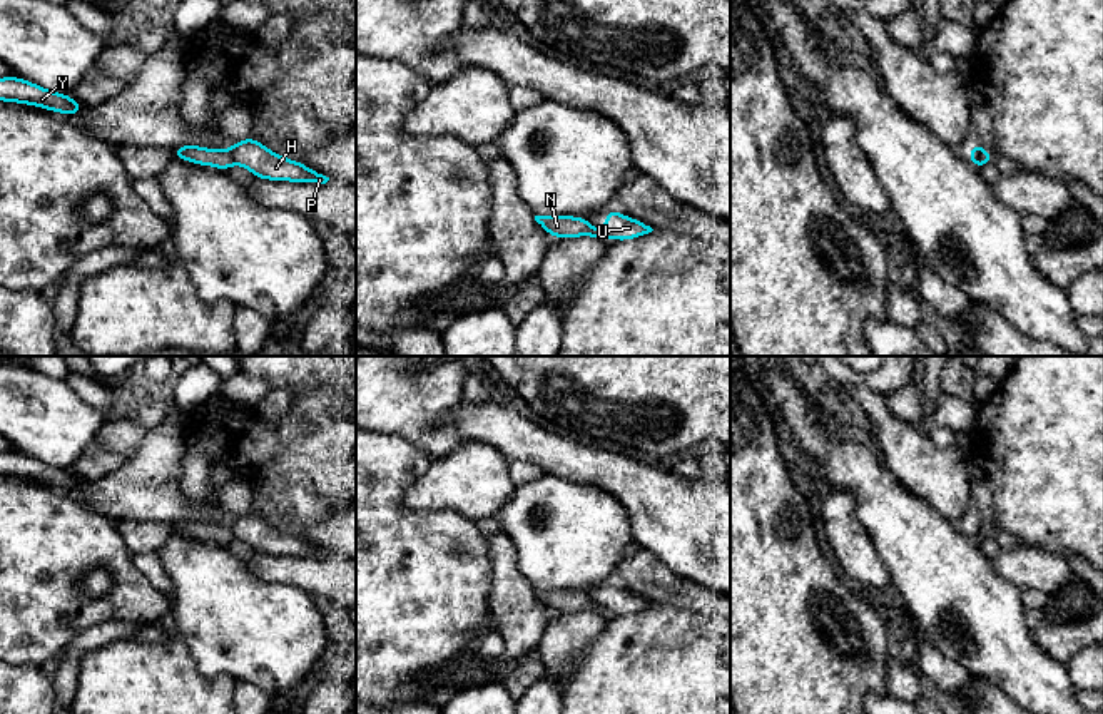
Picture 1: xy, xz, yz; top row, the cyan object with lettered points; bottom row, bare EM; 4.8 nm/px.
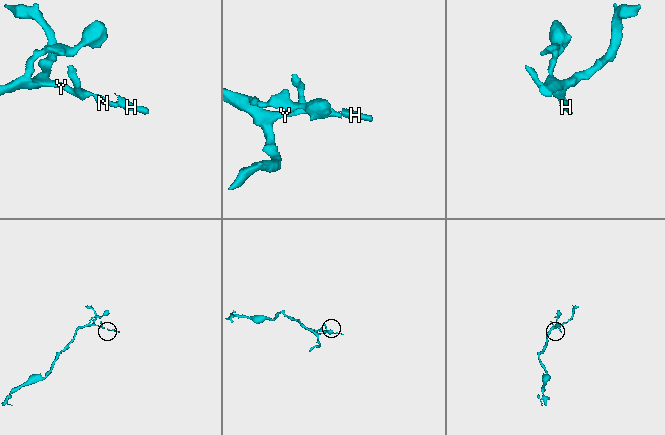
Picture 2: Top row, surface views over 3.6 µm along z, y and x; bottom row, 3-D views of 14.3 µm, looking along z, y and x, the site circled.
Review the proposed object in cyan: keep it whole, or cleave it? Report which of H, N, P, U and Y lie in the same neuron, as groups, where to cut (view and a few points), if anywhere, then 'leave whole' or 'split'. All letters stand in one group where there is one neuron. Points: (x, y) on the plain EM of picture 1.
groups H P U / N Y; cut xy (228, 524), (234, 537); split

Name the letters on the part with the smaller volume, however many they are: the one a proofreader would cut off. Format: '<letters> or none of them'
H, P, U

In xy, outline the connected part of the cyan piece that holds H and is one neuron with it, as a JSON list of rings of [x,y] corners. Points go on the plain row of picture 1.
[[[252,512],[227,523],[234,538],[246,542],[257,553],[326,558],[329,552],[306,542],[301,537],[281,532]]]

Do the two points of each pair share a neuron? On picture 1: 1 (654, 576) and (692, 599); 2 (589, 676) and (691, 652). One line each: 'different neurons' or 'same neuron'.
1: same neuron
2: same neuron

